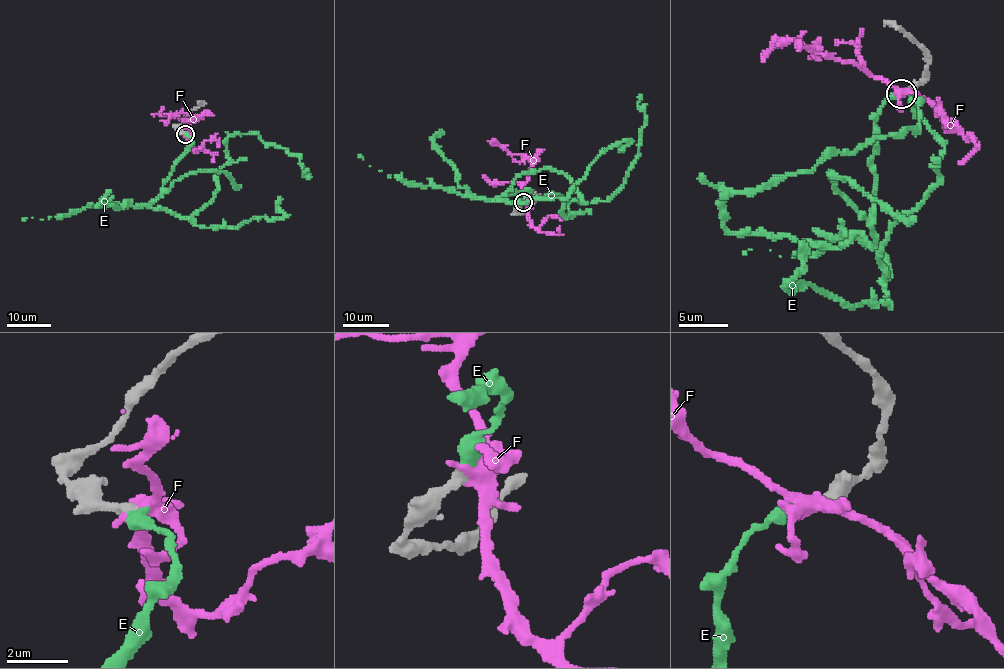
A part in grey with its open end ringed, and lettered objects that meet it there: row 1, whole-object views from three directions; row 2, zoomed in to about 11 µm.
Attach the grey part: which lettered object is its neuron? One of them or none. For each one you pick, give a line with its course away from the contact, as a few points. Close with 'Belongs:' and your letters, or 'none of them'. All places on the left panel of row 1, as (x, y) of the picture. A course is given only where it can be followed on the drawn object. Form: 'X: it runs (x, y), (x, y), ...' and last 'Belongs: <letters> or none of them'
E: it runs (185, 134), (189, 148), (148, 205), (181, 217), (218, 189), (230, 135), (254, 133), (307, 168)
Belongs: E

